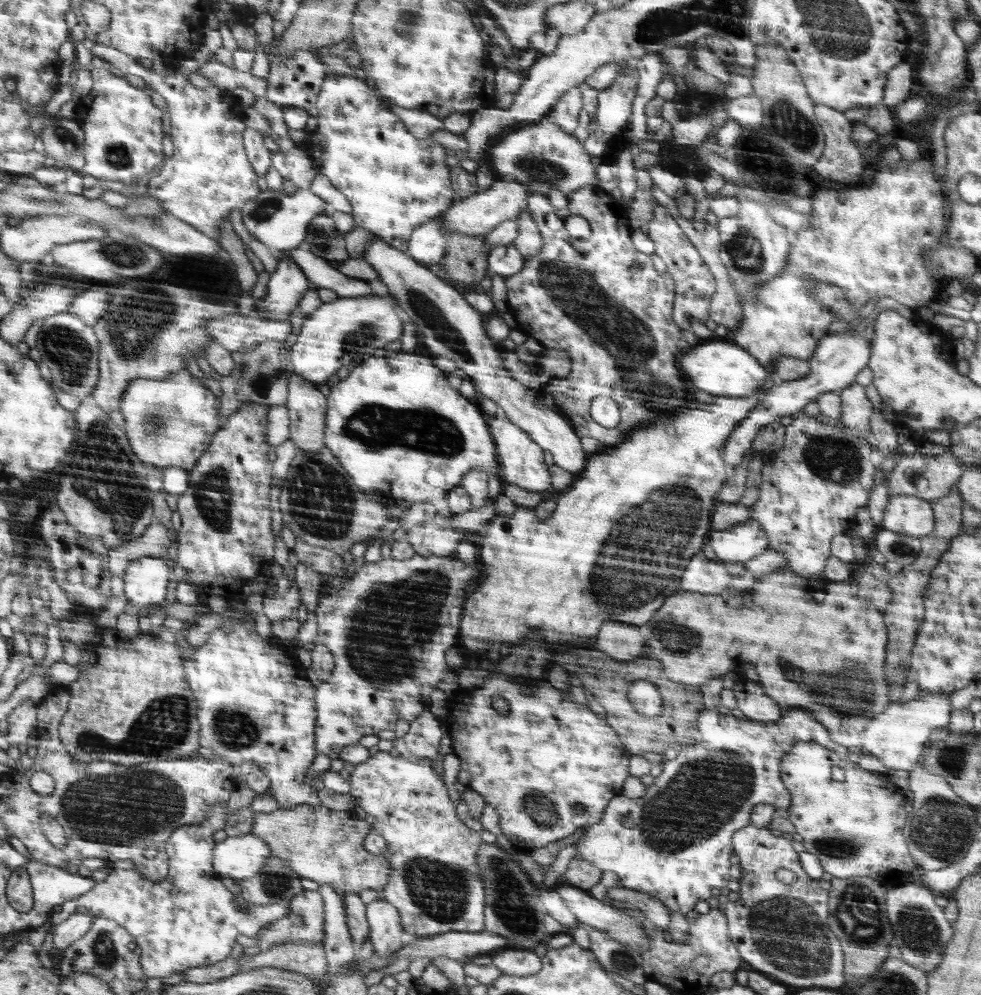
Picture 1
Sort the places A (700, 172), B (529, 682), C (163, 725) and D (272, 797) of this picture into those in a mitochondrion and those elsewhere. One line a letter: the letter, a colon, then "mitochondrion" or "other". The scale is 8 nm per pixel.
A: other
B: other
C: mitochondrion
D: other

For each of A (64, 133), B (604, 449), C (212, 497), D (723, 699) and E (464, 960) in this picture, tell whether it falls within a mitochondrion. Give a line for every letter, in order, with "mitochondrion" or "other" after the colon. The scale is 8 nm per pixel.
A: mitochondrion
B: other
C: mitochondrion
D: other
E: other

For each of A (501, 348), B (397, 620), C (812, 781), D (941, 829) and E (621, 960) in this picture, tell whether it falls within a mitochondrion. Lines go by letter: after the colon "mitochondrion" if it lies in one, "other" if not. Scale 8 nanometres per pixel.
A: other
B: mitochondrion
C: other
D: mitochondrion
E: mitochondrion

